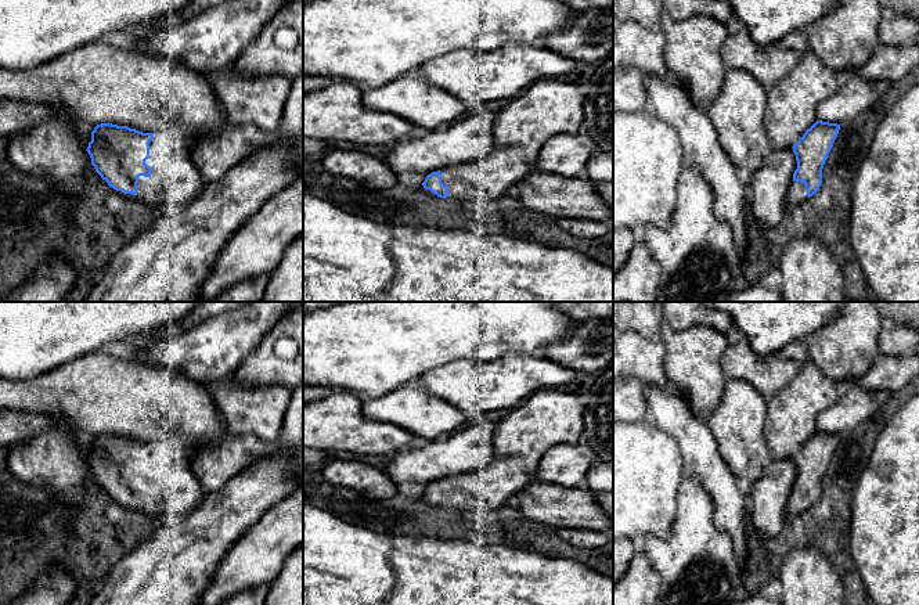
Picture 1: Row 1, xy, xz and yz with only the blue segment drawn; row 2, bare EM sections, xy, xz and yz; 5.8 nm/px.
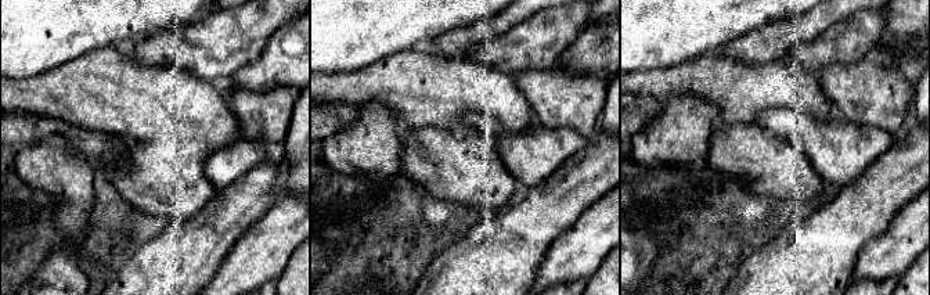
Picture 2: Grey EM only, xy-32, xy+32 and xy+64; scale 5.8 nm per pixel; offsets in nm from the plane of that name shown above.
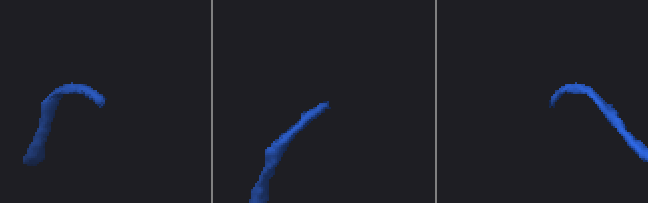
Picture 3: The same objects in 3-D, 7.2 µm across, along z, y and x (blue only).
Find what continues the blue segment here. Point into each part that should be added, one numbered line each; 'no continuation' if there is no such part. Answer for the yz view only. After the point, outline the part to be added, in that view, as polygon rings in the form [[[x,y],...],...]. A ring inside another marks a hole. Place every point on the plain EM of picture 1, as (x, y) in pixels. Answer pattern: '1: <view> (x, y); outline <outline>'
1: yz (792, 413); outline [[[808,359],[800,372],[767,400],[764,435],[770,455],[792,458],[817,432],[818,415],[837,400],[840,390]]]

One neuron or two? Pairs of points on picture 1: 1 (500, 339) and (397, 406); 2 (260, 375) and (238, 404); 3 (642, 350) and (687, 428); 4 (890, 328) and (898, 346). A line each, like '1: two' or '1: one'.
1: two
2: two
3: two
4: one

